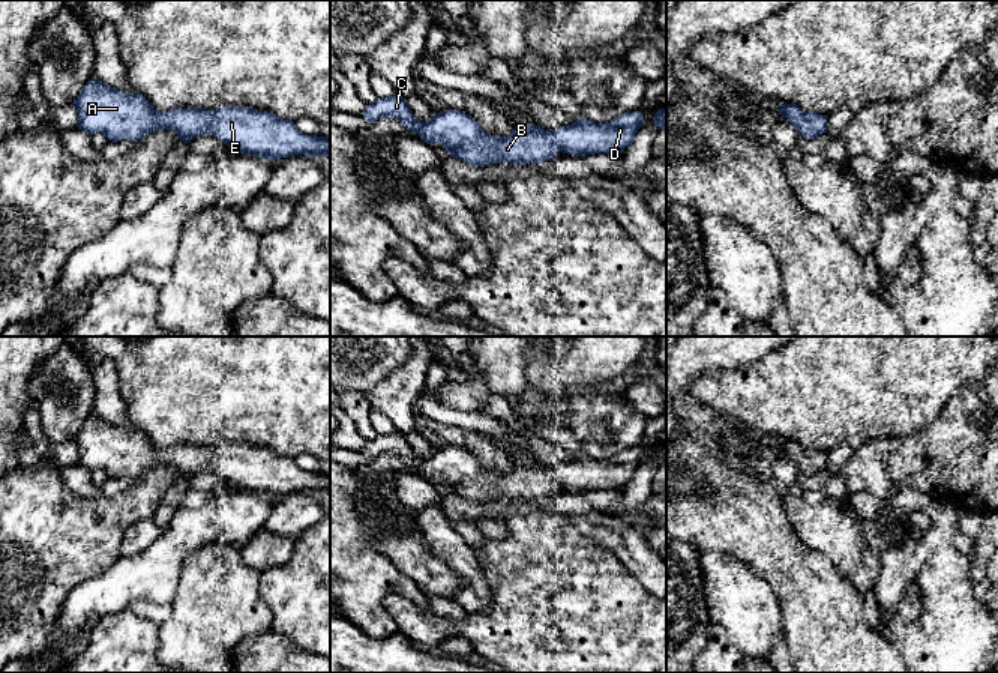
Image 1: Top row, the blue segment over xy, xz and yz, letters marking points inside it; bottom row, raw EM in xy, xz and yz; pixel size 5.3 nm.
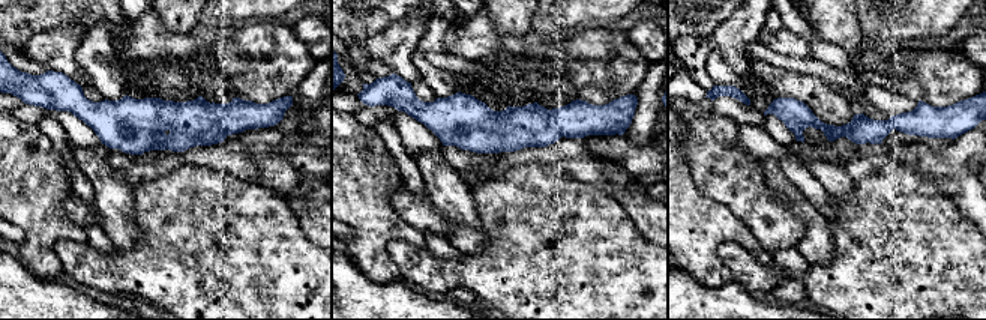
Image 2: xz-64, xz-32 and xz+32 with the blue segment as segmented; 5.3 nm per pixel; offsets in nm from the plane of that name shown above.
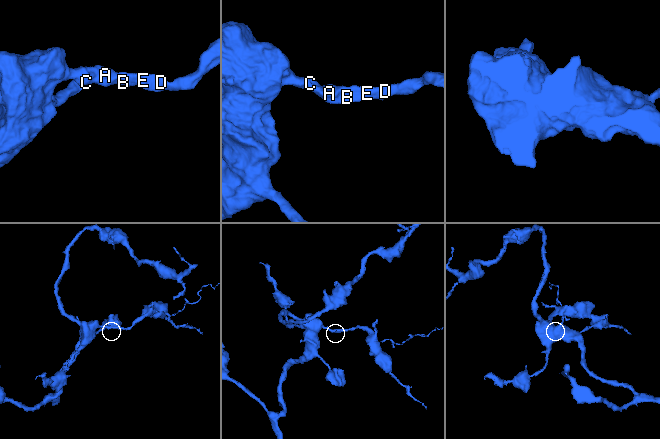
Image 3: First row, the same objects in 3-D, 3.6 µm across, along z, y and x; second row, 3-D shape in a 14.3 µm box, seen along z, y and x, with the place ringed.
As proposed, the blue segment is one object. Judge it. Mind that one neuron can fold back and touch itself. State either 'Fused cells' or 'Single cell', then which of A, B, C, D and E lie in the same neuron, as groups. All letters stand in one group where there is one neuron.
Single cell. Groups: A B C D E

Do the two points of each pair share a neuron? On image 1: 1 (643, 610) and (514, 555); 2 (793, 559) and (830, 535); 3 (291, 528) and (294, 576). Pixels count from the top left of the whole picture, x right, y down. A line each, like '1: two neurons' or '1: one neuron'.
1: one neuron
2: two neurons
3: two neurons

